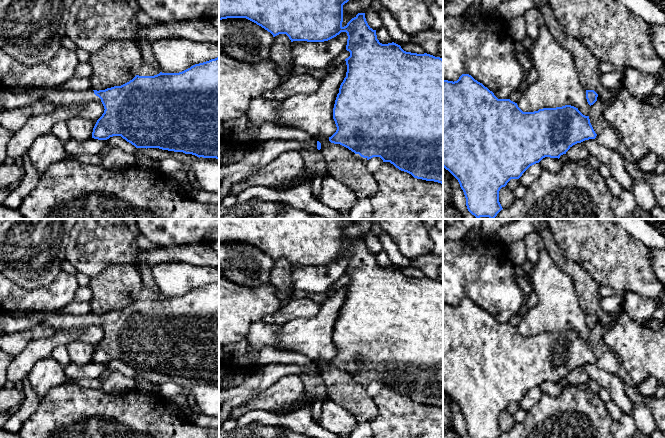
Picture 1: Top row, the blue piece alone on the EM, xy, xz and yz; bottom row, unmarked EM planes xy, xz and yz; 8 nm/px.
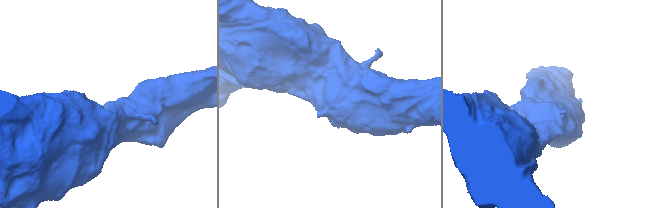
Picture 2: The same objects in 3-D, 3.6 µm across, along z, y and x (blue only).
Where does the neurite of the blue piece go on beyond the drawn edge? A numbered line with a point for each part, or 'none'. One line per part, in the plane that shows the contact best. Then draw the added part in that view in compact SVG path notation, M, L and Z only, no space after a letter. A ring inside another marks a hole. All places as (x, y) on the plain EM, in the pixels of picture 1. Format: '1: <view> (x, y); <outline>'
1: xy (56, 320); M62 310L58 313L54 311L45 315L44 324L57 328L82 328L86 326L101 326L101 323L94 318L93 313L84 315L74 315L68 312L63 313Z

